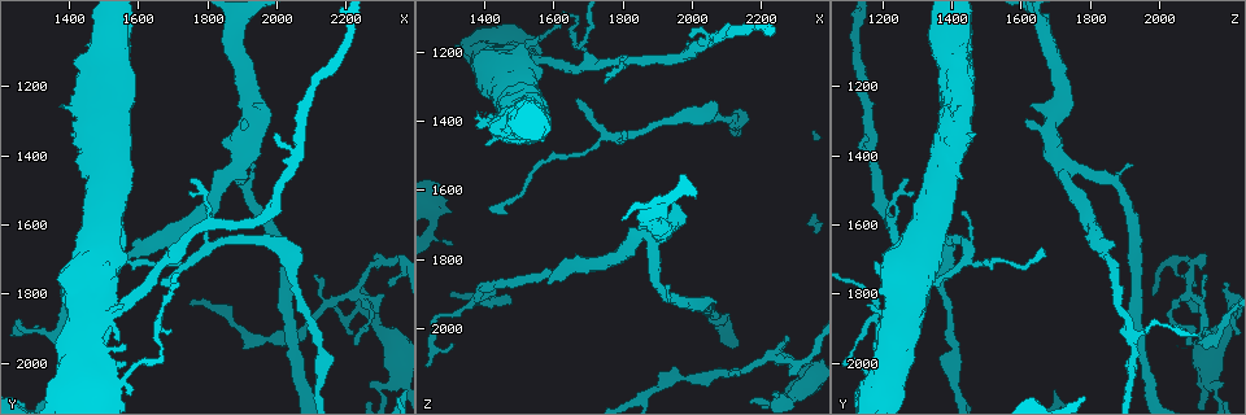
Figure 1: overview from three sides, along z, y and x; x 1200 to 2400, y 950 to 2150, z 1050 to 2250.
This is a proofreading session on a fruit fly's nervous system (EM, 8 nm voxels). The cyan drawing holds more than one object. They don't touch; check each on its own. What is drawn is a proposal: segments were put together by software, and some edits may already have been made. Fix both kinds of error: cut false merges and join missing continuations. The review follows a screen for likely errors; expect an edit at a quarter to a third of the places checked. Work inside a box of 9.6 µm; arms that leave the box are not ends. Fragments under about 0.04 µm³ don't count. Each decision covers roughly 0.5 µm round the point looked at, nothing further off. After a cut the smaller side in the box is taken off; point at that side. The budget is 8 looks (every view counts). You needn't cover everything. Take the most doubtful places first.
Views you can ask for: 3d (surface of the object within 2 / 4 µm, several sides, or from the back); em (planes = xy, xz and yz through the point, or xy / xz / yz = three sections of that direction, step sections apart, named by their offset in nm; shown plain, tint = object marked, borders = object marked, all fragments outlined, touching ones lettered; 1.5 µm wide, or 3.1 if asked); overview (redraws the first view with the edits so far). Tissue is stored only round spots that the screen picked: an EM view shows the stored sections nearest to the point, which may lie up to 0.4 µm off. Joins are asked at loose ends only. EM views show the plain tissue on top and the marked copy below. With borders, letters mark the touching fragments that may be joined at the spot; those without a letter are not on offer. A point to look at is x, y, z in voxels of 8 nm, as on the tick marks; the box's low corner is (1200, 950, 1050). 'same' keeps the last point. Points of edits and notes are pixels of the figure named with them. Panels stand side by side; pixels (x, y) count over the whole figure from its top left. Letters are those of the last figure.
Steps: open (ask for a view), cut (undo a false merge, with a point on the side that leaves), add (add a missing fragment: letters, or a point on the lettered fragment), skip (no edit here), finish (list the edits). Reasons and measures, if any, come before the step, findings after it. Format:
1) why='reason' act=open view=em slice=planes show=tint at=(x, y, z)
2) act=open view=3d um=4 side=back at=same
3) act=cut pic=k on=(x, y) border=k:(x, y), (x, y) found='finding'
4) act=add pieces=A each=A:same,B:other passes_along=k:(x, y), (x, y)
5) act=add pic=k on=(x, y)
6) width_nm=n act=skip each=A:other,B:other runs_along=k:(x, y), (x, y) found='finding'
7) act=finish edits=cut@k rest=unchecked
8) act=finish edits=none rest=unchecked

why='tapers out' act=open view=3d um=4 at=(1680, 1770, 1330)

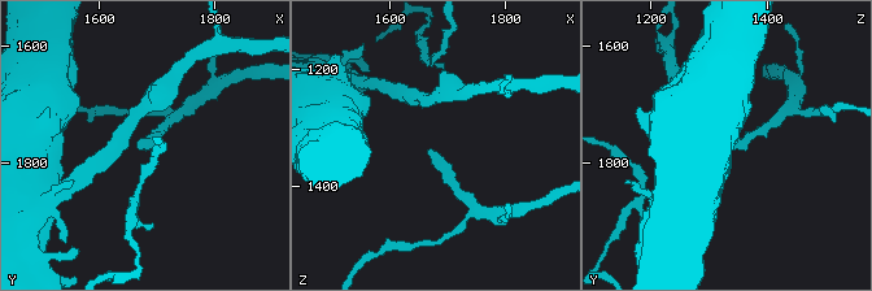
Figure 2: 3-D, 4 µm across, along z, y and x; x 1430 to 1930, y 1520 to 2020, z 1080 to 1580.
act=open view=em slice=yz step=4 show=tint at=(1675, 1765, 1330)

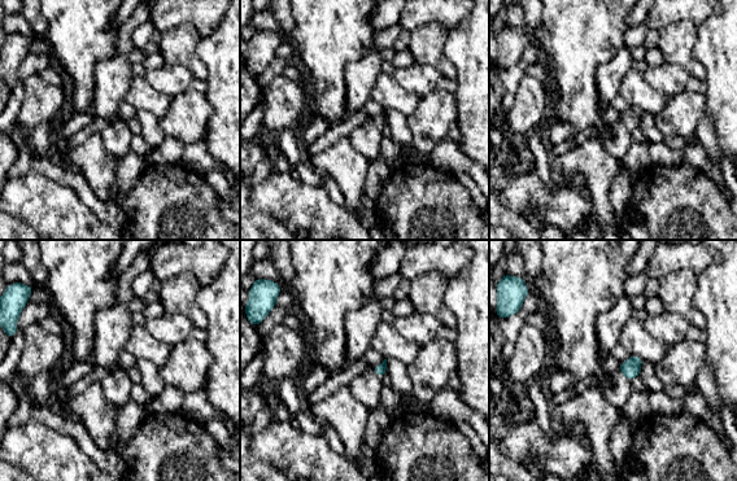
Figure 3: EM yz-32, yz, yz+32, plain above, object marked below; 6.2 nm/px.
act=open view=em slice=planes show=borders at=same

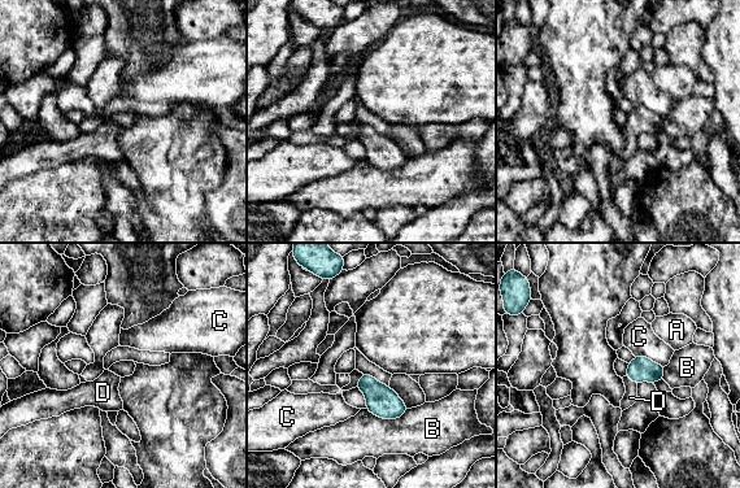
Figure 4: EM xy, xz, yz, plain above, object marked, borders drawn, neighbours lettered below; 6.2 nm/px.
width_nm=140 act=add pic=4 on=(630, 397) each=A:other,B:other,C:other,D:same passes_along=4:(641, 369), (631, 379), (630, 397) found='it goes on there'

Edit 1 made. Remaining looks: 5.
act=open view=overview

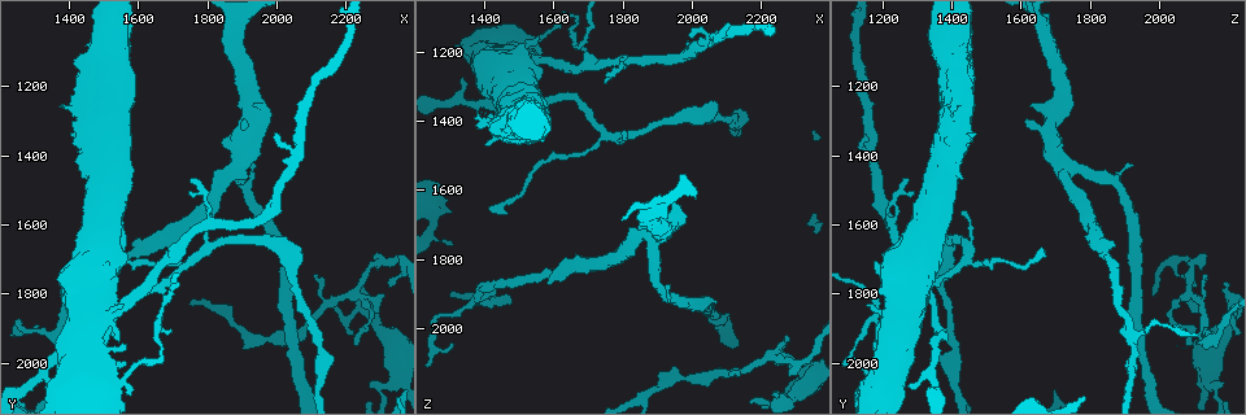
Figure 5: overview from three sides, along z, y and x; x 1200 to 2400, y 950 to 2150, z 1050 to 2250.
why='branch stops here' act=open view=em slice=yz step=8 show=tint at=(1310, 1900, 2040)

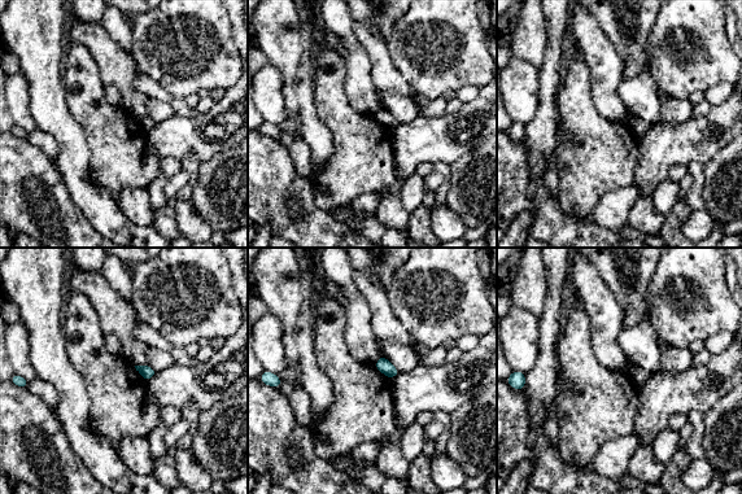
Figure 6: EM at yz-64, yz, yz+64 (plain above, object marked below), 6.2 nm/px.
why='cut it another way' act=open view=em slice=planes show=borders at=same

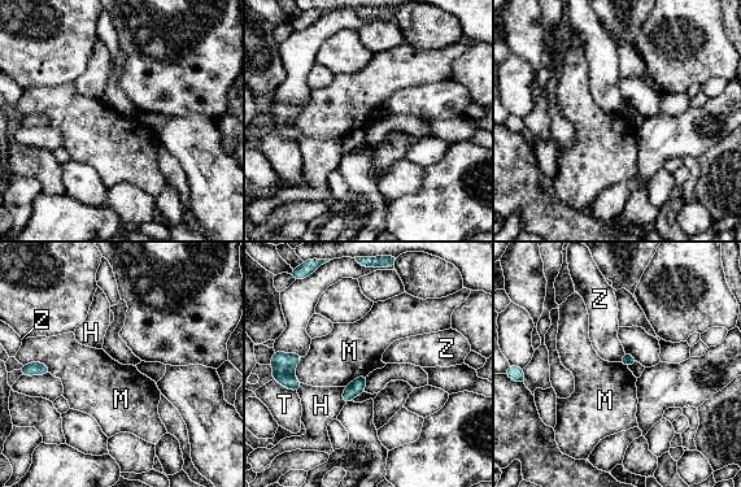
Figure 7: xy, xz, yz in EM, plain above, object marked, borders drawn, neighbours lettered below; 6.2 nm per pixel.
width_nm=80 act=skip each=H:other,M:other,T:other,Z:other border=7:(303, 357), (295, 369), (300, 382) found='no lettered fragment goes on from it'

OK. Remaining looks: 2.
act=open view=em slice=yz step=8 show=borders at=(1810, 1560, 1430)

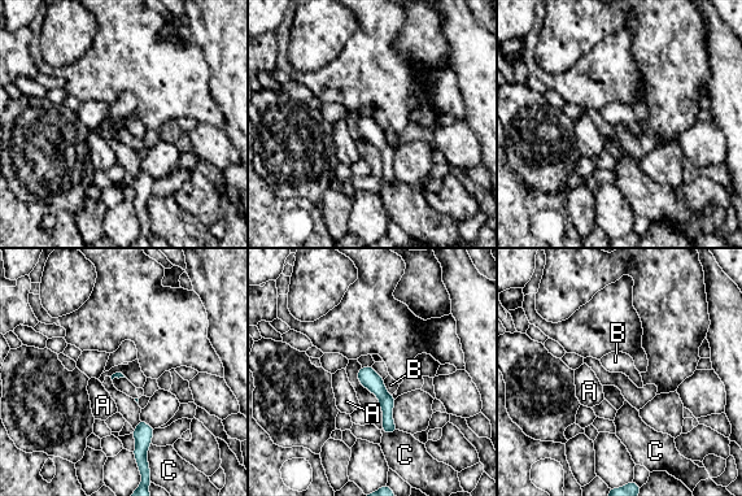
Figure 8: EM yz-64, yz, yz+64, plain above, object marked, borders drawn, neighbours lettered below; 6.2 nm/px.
act=open view=em slice=planes show=borders at=same

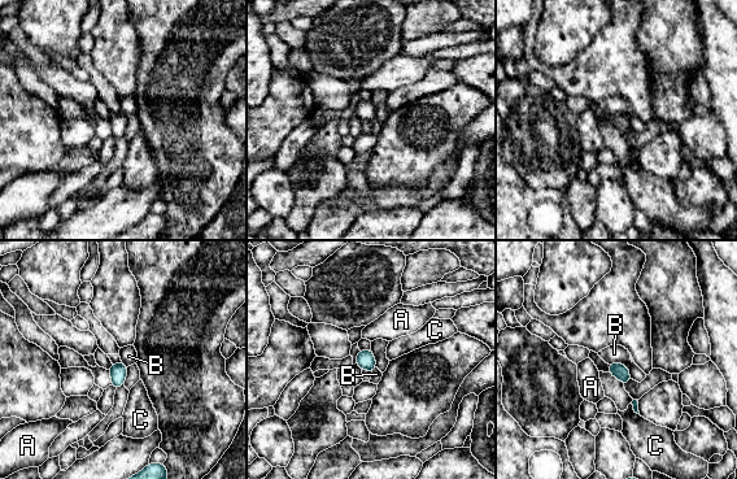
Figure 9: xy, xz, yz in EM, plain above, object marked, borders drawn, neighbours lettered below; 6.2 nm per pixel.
longest_contact=B:190nm act=skip each=A:other,B:other,C:other border=9:(607, 362), (622, 362), (632, 378) found='no lettered fragment goes on from it'

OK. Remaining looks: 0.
act=finish edits=add@4 rest=unchecked

